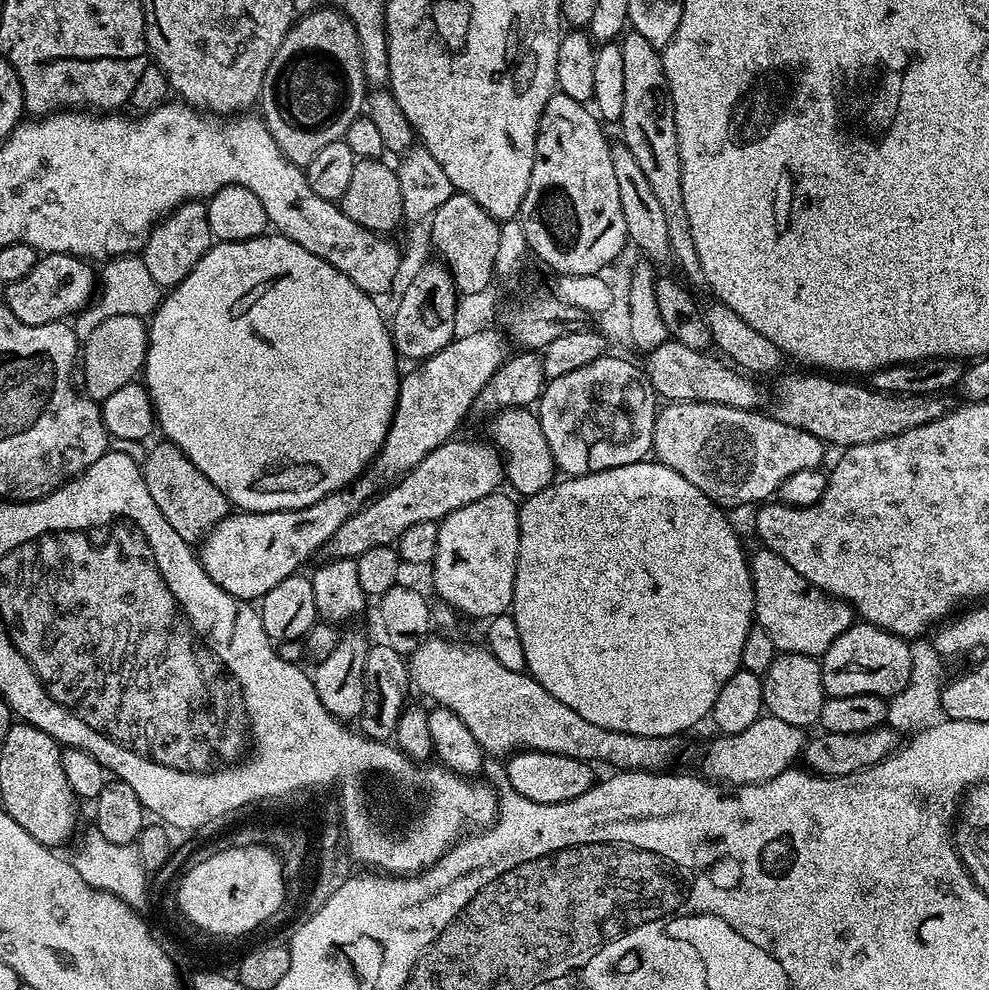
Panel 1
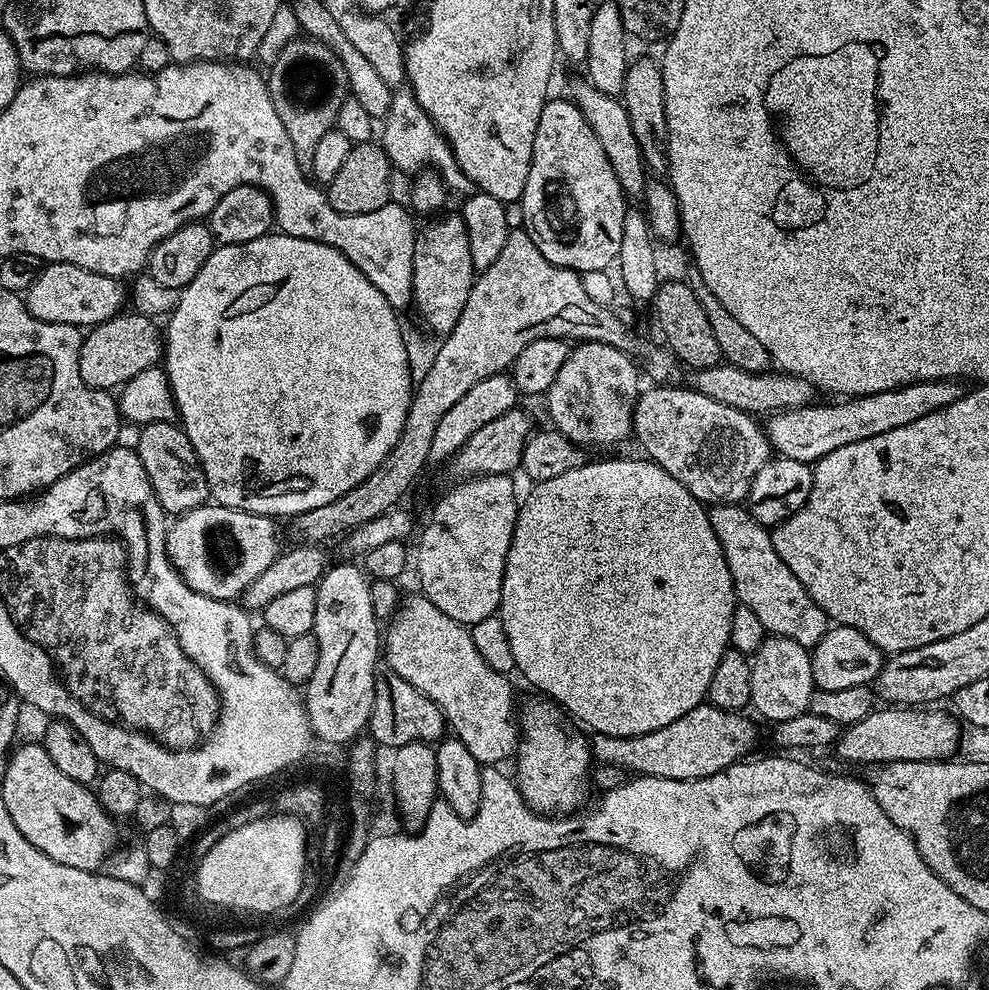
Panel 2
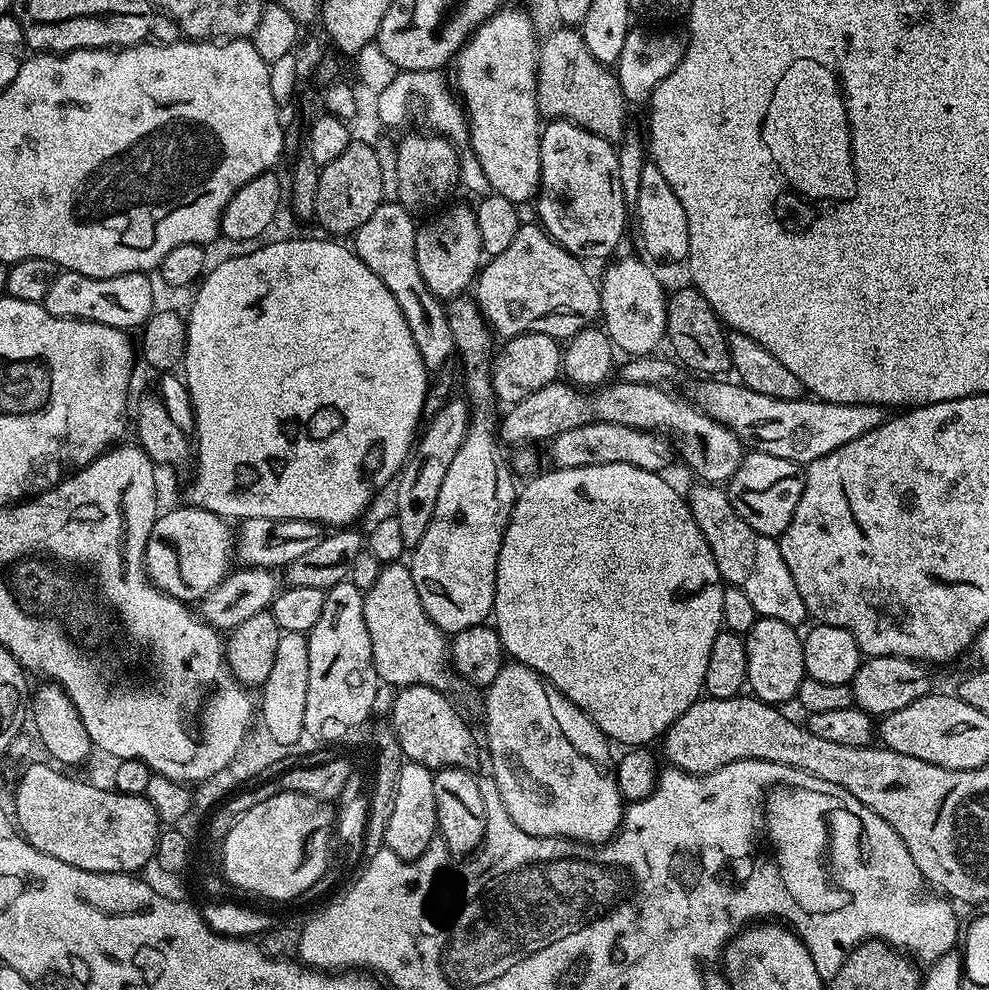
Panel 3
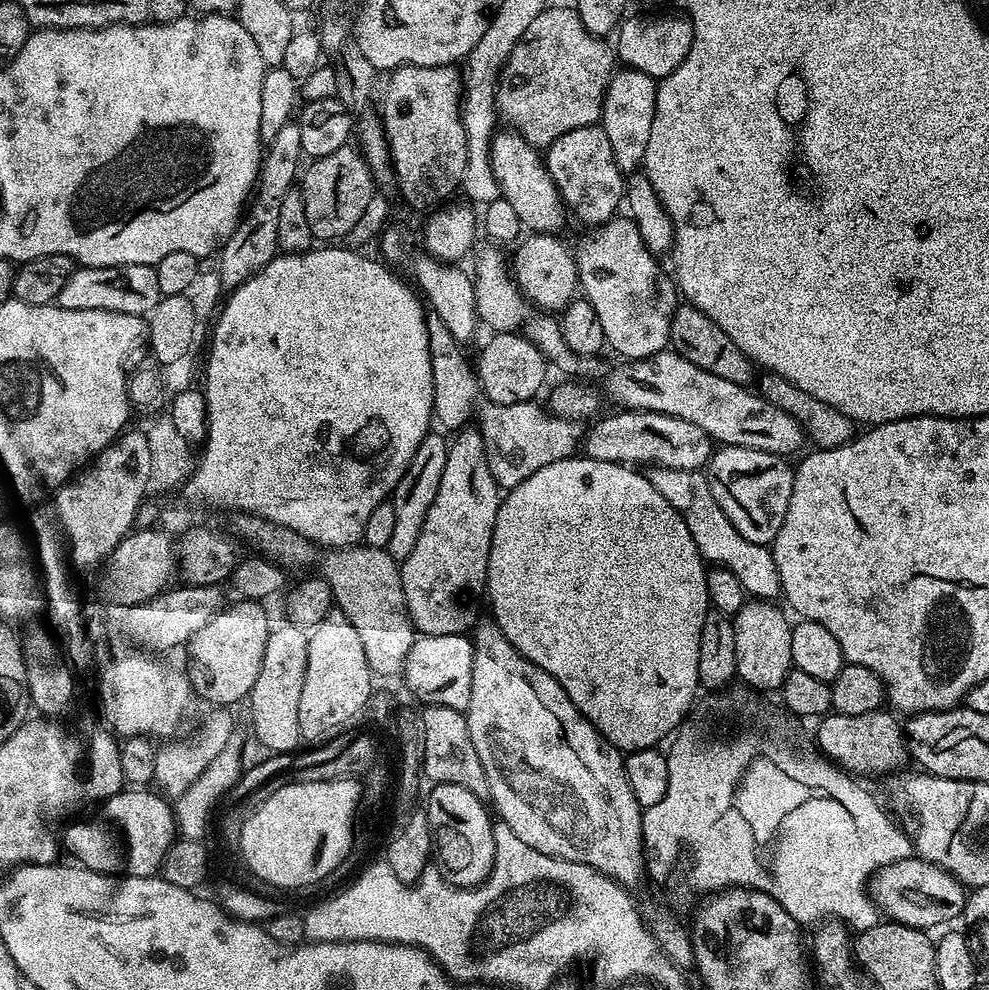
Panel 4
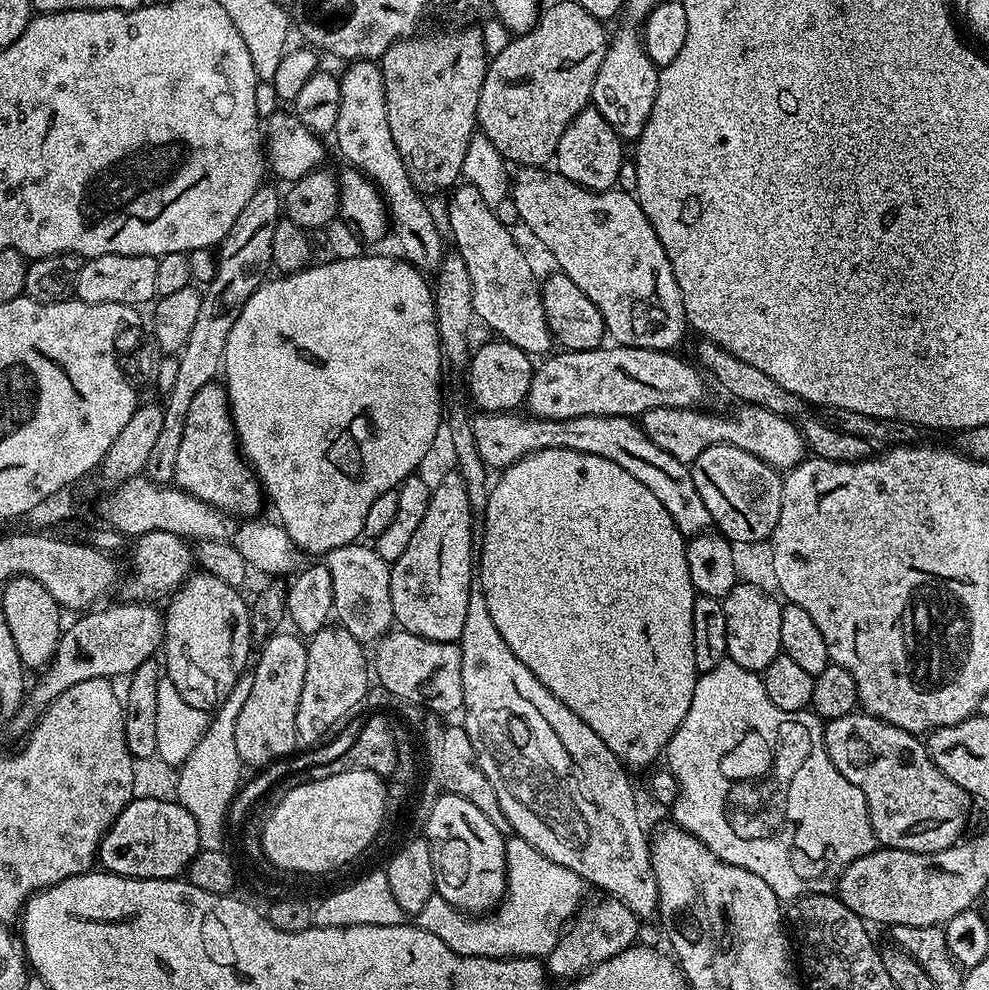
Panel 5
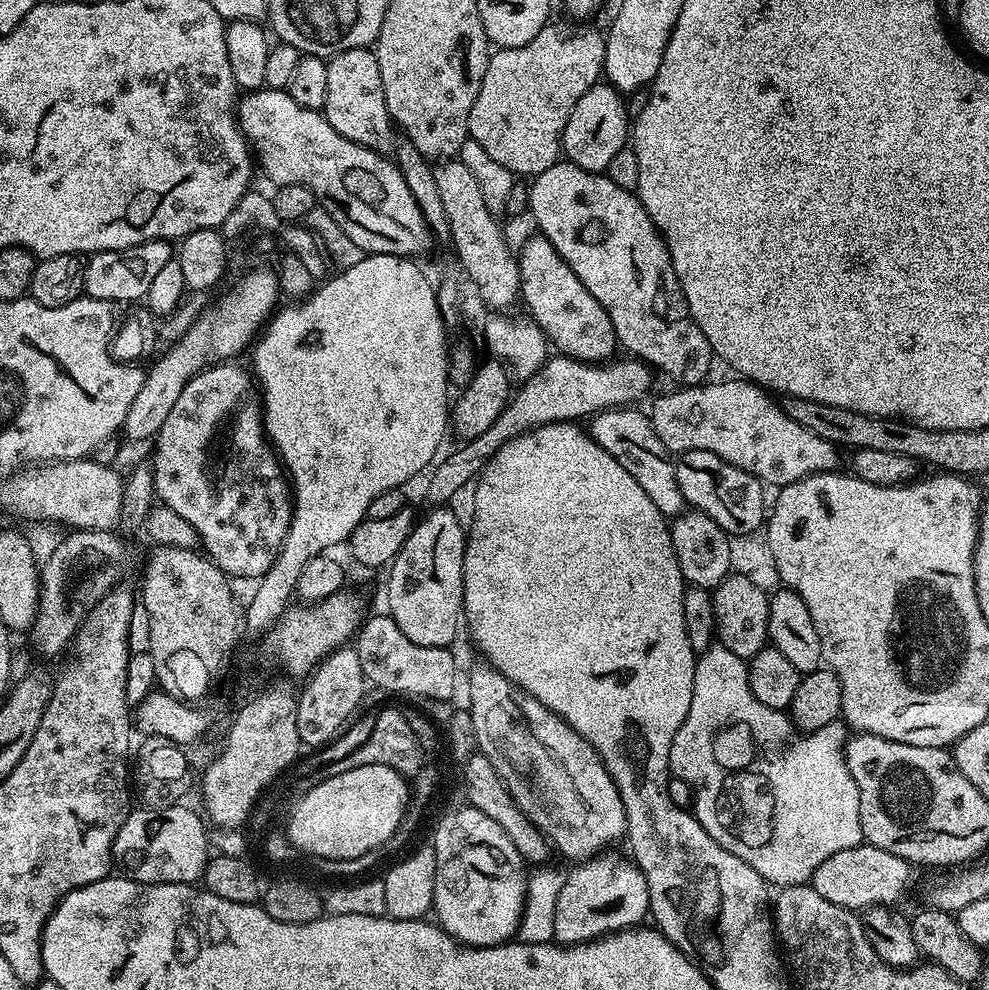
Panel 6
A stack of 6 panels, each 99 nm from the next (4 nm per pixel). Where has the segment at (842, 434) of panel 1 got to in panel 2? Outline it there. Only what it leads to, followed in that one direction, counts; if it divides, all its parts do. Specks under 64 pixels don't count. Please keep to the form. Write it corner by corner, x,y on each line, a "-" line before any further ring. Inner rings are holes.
720,362
715,366
697,370
692,376
690,384
696,391
722,402
723,405
734,406
735,409
742,409
749,414
757,414
756,412
771,414
787,408
805,407
814,398
812,384
785,372
752,373
738,370
727,362

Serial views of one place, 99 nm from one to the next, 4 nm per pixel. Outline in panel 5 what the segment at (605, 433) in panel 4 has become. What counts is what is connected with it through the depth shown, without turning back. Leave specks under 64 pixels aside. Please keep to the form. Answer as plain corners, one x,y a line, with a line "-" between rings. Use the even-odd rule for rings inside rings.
744,404
737,407
733,416
719,416
716,412
703,412
703,407
695,408
655,408
644,413
642,427
645,434
654,442
654,446
662,446
666,454
674,454
674,458
691,462
715,444
738,446
754,458
762,458
769,466
777,470
787,470
801,464
806,458
804,435
789,417
779,416
770,410
760,409
756,405

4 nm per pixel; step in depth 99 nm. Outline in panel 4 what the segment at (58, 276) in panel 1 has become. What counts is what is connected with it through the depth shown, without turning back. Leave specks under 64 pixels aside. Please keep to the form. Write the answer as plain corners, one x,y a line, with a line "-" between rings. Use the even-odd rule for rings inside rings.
135,264
117,268
80,266
74,274
70,274
70,282
62,286
62,294
58,294
56,303
66,310
110,310
147,317
154,312
160,299
158,274
151,264

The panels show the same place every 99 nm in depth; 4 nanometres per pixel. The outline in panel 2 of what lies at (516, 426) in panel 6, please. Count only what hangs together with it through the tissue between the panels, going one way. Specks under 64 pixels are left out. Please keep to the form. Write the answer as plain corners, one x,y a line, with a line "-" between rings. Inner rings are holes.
927,380
925,383
908,384
901,388
896,388
890,392
879,392
878,394
870,394
869,396
858,396
855,398
844,398
839,402
832,402
836,404
818,404
813,403
811,406
805,406
800,408
787,408
784,411
775,411
767,417
768,424
766,423
766,431
768,433
768,443
772,445
773,449
785,460
797,460
803,464
812,466
816,461
821,460
826,454
830,454
834,450
838,450
838,446
850,446
850,442
862,442
862,438
874,438
877,434
886,434
886,430
894,430
900,426
906,426
909,422
916,422
918,418
925,417
926,414
933,413
934,410
942,409
947,405
958,401
959,398
964,396
966,391
965,385
961,381
957,380

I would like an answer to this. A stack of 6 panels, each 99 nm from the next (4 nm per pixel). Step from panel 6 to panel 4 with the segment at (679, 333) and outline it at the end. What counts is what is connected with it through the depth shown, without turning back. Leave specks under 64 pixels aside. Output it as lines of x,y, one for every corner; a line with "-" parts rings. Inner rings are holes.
500,130
492,137
492,169
503,199
514,206
521,225
532,234
556,234
564,224
566,209
560,192
548,173
545,157
527,144
515,130
-
613,218
607,224
597,227
592,240
584,240
574,248
576,269
580,271
580,288
583,299
598,314
602,322
607,347
613,348
625,361
646,360
669,347
669,321
675,316
678,305
678,289
666,273
660,269
661,262
643,244
638,226
631,218

